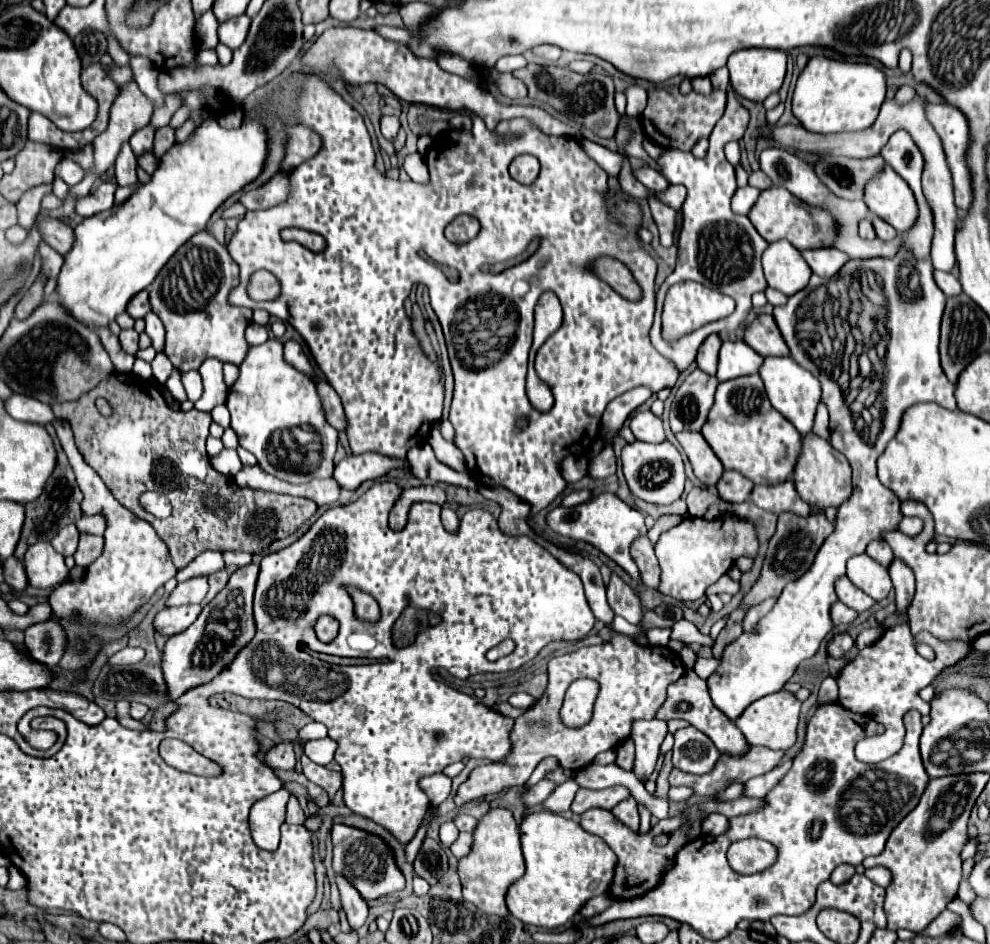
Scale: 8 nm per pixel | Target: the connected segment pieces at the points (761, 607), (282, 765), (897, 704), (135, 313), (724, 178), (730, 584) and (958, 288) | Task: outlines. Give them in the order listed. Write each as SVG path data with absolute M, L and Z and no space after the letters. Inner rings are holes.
M766 599L764 603L758 603L756 607L752 607L752 609L748 611L748 615L744 617L744 631L752 631L754 625L776 605L776 601L778 601L778 599Z
M282 743L270 749L264 757L264 763L270 765L272 769L294 769L296 765L296 756L292 751L292 743Z
M902 621L890 629L872 645L860 649L854 659L850 659L838 673L836 683L840 687L840 697L838 703L842 707L848 707L854 713L870 715L876 723L884 725L884 733L878 737L866 737L856 744L855 756L864 763L879 763L892 757L904 743L904 723L902 717L910 711L916 709L922 715L928 715L928 703L924 703L918 693L920 689L928 687L934 683L936 675L940 675L944 669L956 665L960 659L970 655L974 651L972 643L962 643L962 639L950 639L950 641L940 641L928 631L920 631L916 641L928 643L936 659L934 661L924 661L914 651L914 637L910 635L908 621Z
M144 289L144 291L136 293L136 295L130 299L130 303L128 303L128 307L126 307L126 313L128 313L130 317L134 317L134 319L140 319L140 317L144 317L148 311L150 311L148 291Z
M730 85L726 89L726 93L728 93L726 111L710 135L710 149L704 159L696 159L690 151L680 151L680 149L668 149L668 151L664 149L658 159L662 175L670 183L680 183L688 189L688 197L682 205L682 227L684 229L678 239L678 263L676 263L676 269L666 277L666 281L662 283L662 287L658 291L656 317L654 317L654 325L650 329L650 341L652 341L654 349L660 355L668 357L680 373L690 367L690 363L696 359L698 347L702 345L702 341L710 333L722 333L726 329L728 331L740 329L744 325L748 311L752 309L752 295L756 291L764 291L768 287L764 273L762 273L762 263L760 263L760 257L762 257L764 249L768 247L768 243L758 235L758 231L754 229L754 225L750 223L748 217L736 215L730 209L730 199L736 191L736 175L734 175L734 167L726 161L722 147L728 141L742 139L742 135L748 127L750 115L738 103L736 93L732 91ZM718 277L730 277L730 283L721 284L720 290L736 301L736 311L730 317L714 321L712 325L704 325L704 327L688 333L686 337L680 337L676 343L664 343L660 315L662 315L662 303L664 303L666 291L672 285L682 283L682 281L698 281L702 285L716 285L720 281Z
M724 575L716 585L712 585L710 589L706 590L706 596L709 596L710 593L730 593L730 595L736 595L740 589L740 583L732 581L728 575Z
M934 271L934 279L936 279L938 287L944 291L946 297L952 297L952 295L960 295L962 293L962 285L960 285L960 281L952 273Z

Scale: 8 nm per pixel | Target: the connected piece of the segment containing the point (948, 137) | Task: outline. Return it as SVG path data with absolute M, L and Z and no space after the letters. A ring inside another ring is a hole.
M948 103L926 105L928 121L934 123L936 133L944 143L944 153L948 157L948 167L952 171L954 199L960 211L968 211L972 203L972 187L970 187L970 171L966 165L966 151L970 143L970 131L966 117Z

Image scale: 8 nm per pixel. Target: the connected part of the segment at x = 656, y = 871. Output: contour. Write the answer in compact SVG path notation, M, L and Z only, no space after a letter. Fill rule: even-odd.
M588 809L584 815L580 815L578 823L582 825L584 831L602 837L618 857L618 865L616 865L616 871L614 871L614 881L608 889L608 893L614 899L634 899L634 897L640 897L646 891L654 889L660 883L666 867L674 859L676 851L682 847L682 843L686 843L682 817L668 817L664 821L658 821L654 827L650 827L648 833L638 833L638 831L628 829L624 823L620 823L606 809ZM660 833L666 833L668 839L670 839L668 845L664 845L664 847L658 847L658 845L652 843L652 837L660 835Z

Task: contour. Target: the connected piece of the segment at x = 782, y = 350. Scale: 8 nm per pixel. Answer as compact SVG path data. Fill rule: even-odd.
M760 313L752 323L746 325L744 343L748 343L762 357L768 357L768 355L786 357L786 355L790 355L788 345L784 343L784 339L776 327L774 317L768 313Z

